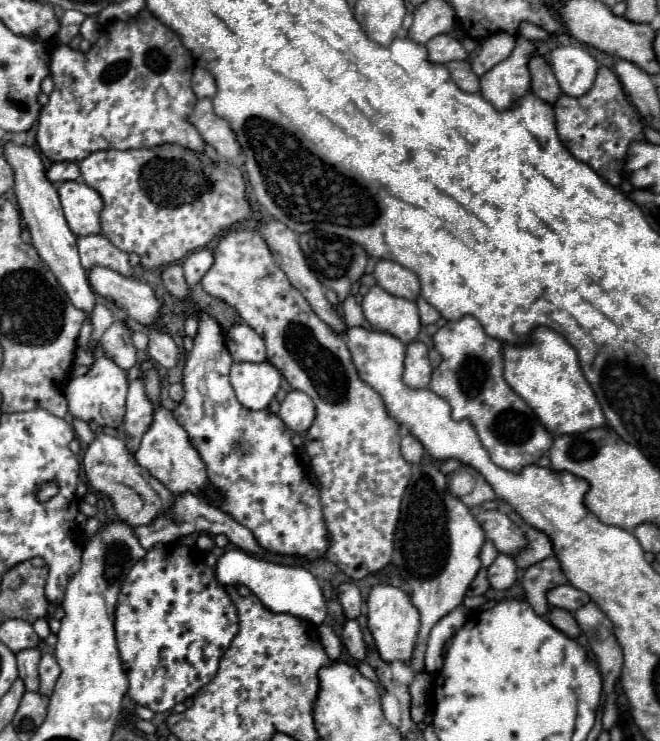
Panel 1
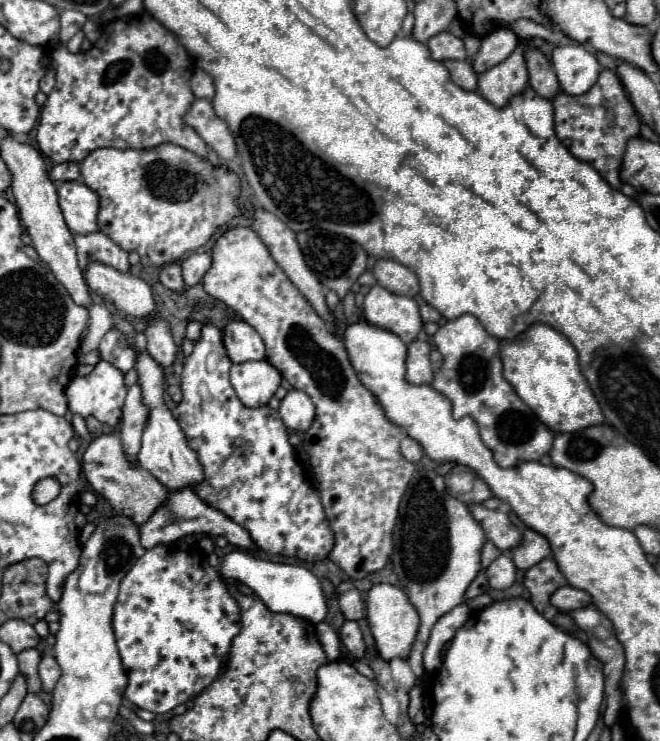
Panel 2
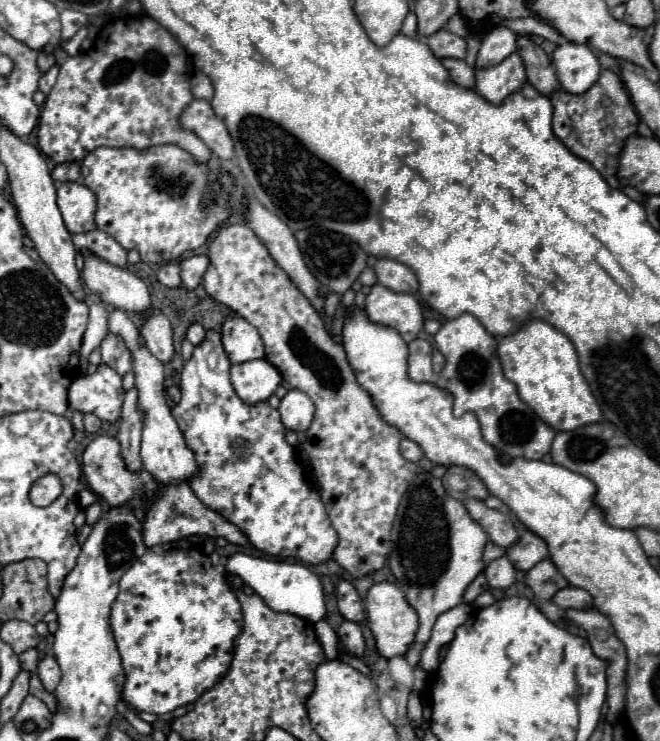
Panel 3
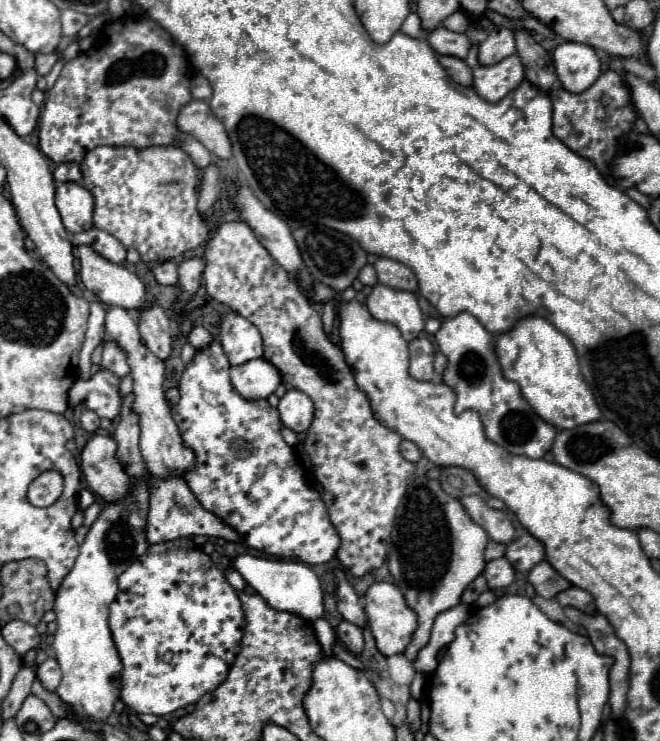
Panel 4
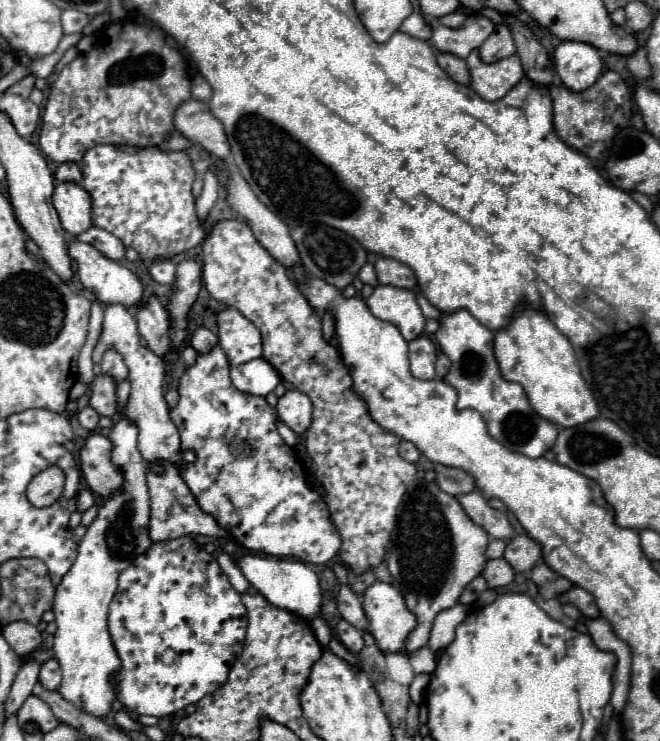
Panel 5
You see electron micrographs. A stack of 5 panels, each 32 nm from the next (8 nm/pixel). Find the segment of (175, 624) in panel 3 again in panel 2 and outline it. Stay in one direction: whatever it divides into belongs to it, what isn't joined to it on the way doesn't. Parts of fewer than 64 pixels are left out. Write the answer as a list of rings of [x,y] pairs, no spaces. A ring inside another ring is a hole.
[[[172,542],[172,544],[160,544],[160,546],[154,546],[154,548],[146,550],[146,554],[144,554],[140,560],[136,560],[136,564],[134,564],[134,566],[130,568],[130,572],[124,576],[124,580],[122,580],[122,584],[120,584],[118,602],[116,602],[116,606],[114,606],[112,626],[114,626],[114,634],[116,634],[116,642],[118,642],[122,666],[124,666],[126,676],[128,676],[128,686],[126,686],[124,696],[126,696],[132,704],[136,704],[138,708],[150,710],[150,712],[154,712],[154,714],[164,714],[164,712],[170,712],[174,706],[184,704],[186,700],[190,700],[190,698],[194,698],[196,694],[200,694],[202,688],[206,688],[206,686],[218,676],[218,672],[220,672],[220,668],[222,668],[222,662],[226,660],[228,648],[232,646],[234,636],[240,632],[240,610],[238,610],[236,600],[228,594],[226,584],[220,580],[218,570],[208,564],[208,558],[206,558],[202,552],[190,548],[190,546],[184,544],[184,542]]]

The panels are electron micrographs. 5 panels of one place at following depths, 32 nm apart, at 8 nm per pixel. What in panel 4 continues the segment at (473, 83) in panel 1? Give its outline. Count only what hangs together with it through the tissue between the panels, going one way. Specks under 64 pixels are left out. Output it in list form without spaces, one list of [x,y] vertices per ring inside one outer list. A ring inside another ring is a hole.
[[[440,56],[440,64],[450,74],[450,78],[460,86],[472,86],[472,70],[470,66],[454,56]]]

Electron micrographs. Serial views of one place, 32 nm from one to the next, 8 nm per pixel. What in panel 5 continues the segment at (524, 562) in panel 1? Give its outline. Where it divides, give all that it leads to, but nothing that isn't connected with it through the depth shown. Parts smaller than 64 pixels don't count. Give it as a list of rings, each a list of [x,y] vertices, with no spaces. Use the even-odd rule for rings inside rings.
[[[528,534],[514,536],[508,542],[506,550],[508,550],[508,554],[504,552],[504,558],[508,560],[508,564],[512,564],[512,568],[516,572],[526,572],[536,562],[542,560],[542,546],[536,540],[532,540]]]

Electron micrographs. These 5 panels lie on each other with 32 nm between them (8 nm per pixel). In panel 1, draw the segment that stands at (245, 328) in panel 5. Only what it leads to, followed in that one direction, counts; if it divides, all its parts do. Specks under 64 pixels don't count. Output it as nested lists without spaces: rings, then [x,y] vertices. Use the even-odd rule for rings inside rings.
[[[246,324],[232,326],[226,334],[226,344],[234,362],[252,362],[252,364],[266,362],[264,340]]]

